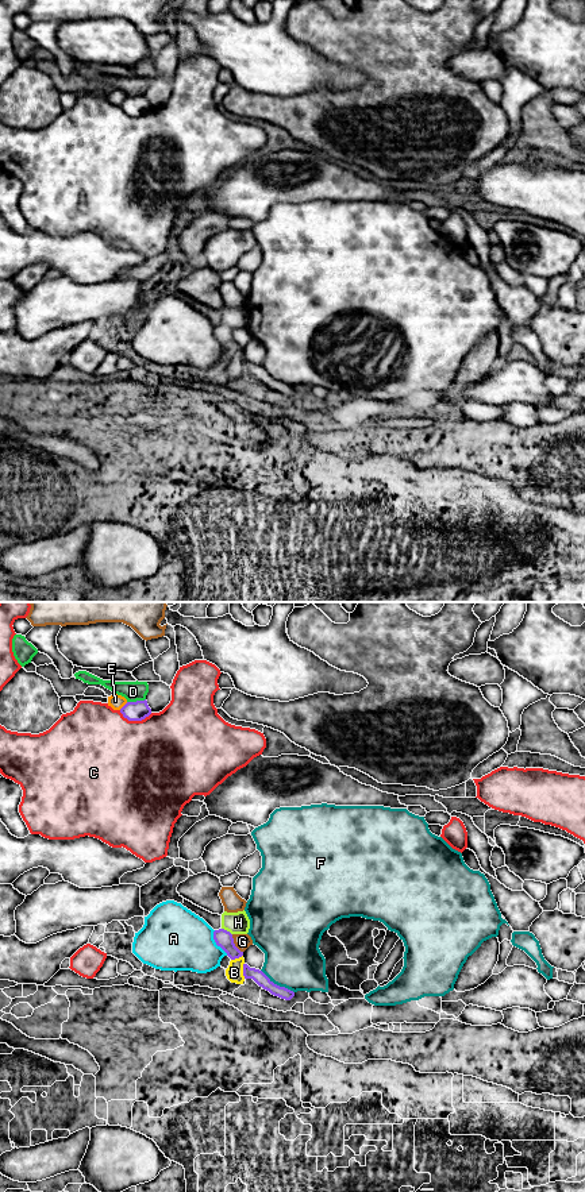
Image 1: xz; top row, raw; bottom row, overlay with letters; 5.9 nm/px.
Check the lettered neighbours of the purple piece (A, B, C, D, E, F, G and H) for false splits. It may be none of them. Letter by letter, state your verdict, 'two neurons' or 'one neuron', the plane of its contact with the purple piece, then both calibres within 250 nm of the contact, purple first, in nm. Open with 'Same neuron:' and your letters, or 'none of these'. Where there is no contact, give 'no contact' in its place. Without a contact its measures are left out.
Same neuron: none of these
A: two neurons; contact in xz; calibres 110 and 380 nm
B: two neurons; contact in xz; calibres 80 and 100 nm
C: two neurons; contact in xz; calibres 120 and 500 nm
D: two neurons; contact in xz; calibres 120 and 120 nm
E: two neurons; contact in xz; calibres 120 and 90 nm
F: two neurons; contact in xz; calibres 80 and 340 nm
G: two neurons; contact in xz; calibres 110 and 100 nm
H: two neurons; contact in xz; calibres 110 and 130 nm

